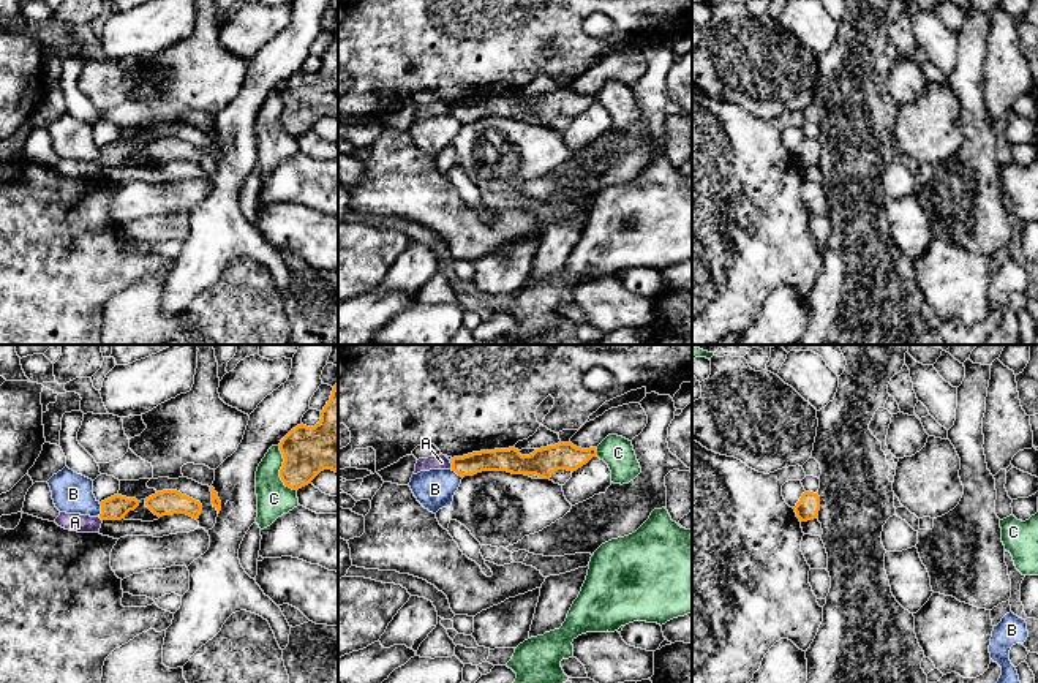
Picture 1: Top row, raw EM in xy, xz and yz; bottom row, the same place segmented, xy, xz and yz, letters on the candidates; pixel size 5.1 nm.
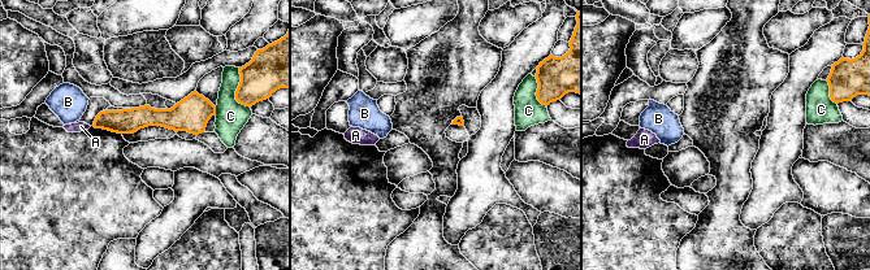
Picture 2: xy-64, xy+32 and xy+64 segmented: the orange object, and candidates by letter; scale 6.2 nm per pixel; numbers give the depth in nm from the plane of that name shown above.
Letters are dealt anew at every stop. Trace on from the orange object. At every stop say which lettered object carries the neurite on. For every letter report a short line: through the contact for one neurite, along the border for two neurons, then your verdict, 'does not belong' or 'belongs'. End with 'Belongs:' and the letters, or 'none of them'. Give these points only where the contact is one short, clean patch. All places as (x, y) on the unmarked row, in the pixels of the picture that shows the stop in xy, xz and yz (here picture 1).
A: xz (449, 108), (452, 114) | does not belong
B: xy (98, 149), (100, 162) | does not belong
C: does not belong
Belongs: none of them

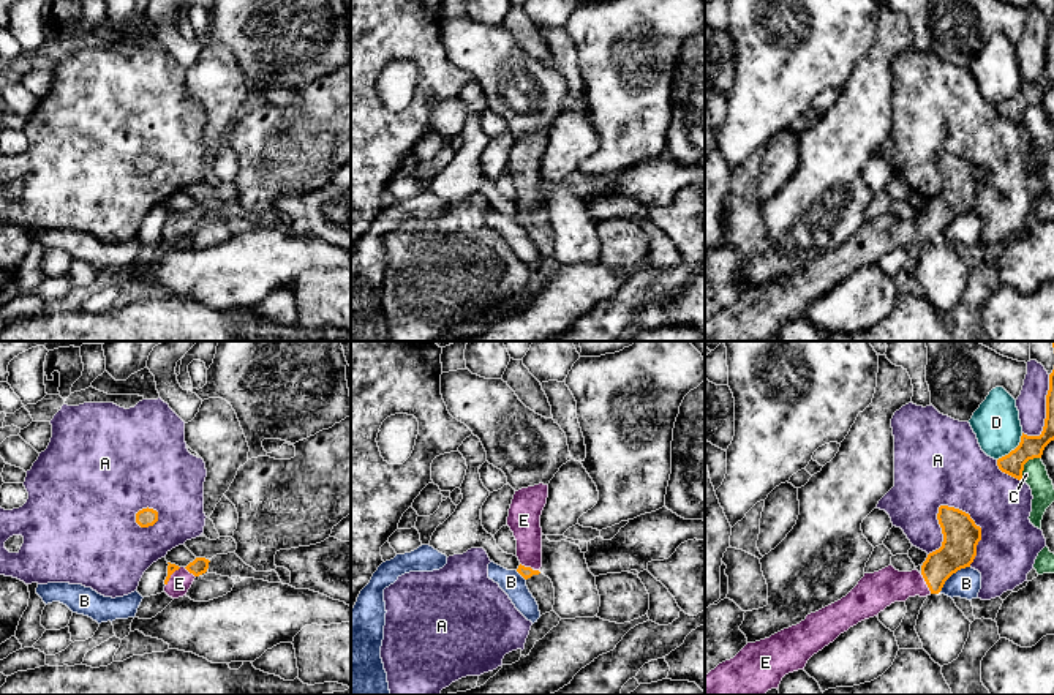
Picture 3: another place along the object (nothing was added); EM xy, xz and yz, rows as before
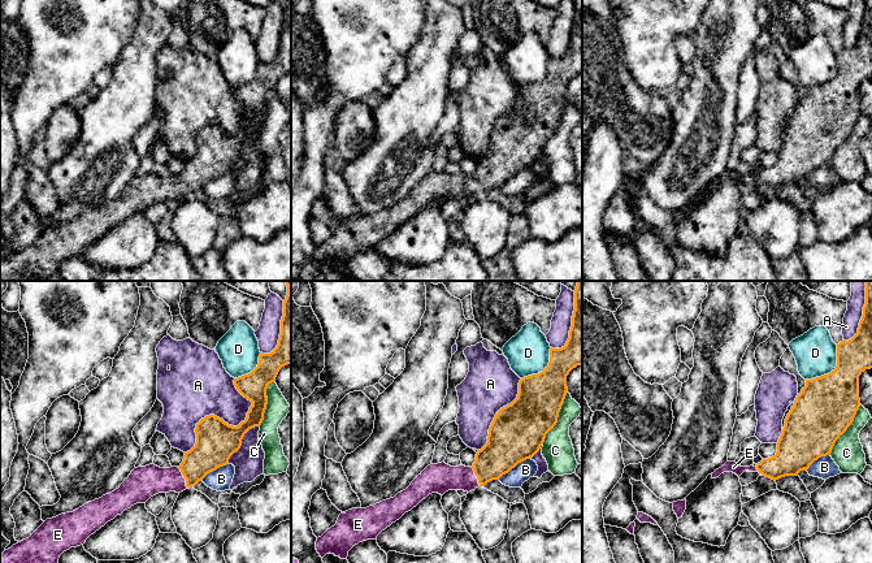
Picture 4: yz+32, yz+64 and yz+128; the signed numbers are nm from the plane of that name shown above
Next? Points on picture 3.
A: does not belong
B: yz (969, 212), (956, 217), (939, 237) | does not belong
C: does not belong
D: yz (1023, 79), (1018, 90), (997, 106) | does not belong
E: yz (958, 196), (926, 229), (907, 229), (879, 236) | belongs
Belongs: E

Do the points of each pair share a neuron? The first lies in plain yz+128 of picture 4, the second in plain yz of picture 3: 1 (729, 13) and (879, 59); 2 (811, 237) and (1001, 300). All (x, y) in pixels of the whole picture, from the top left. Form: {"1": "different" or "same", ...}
{"1": "same", "2": "different"}

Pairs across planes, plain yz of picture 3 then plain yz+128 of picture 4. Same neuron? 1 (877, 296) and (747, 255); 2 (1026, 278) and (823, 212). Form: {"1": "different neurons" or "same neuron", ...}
{"1": "different neurons", "2": "same neuron"}

